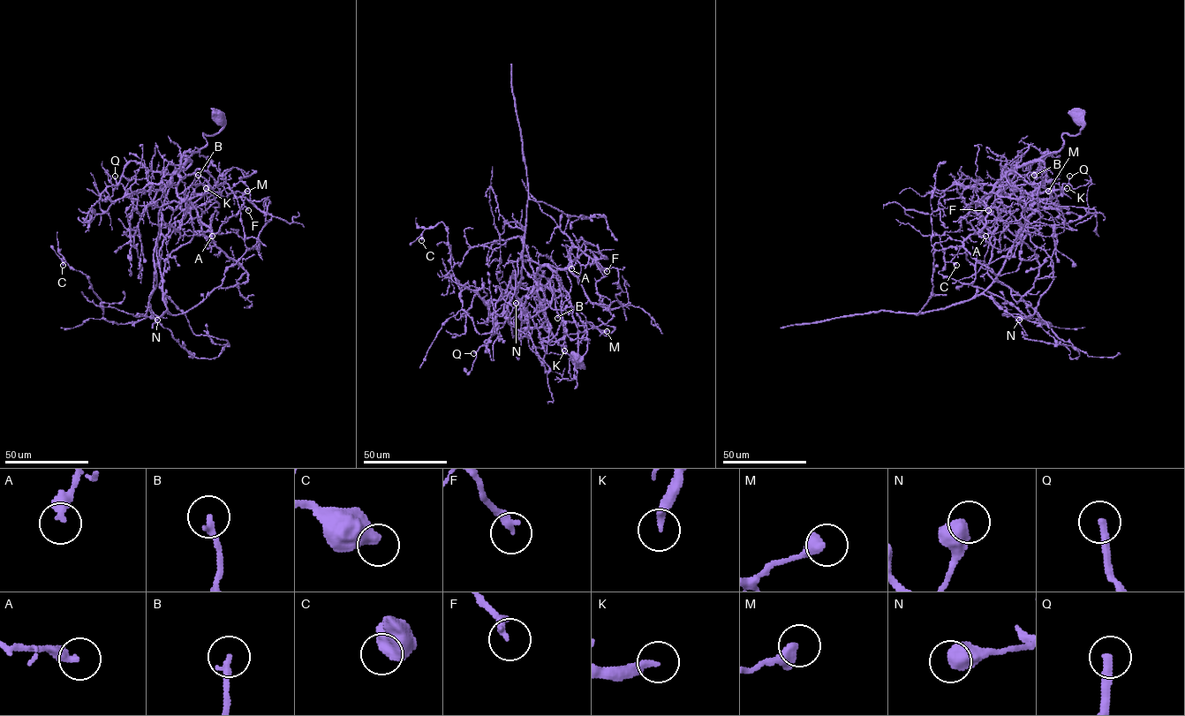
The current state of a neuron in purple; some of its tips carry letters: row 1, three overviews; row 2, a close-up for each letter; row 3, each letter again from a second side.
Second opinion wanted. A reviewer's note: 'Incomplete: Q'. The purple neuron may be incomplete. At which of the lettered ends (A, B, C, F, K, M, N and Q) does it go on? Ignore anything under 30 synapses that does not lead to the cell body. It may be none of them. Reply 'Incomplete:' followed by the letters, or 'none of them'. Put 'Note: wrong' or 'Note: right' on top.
Note: right
Incomplete: Q

